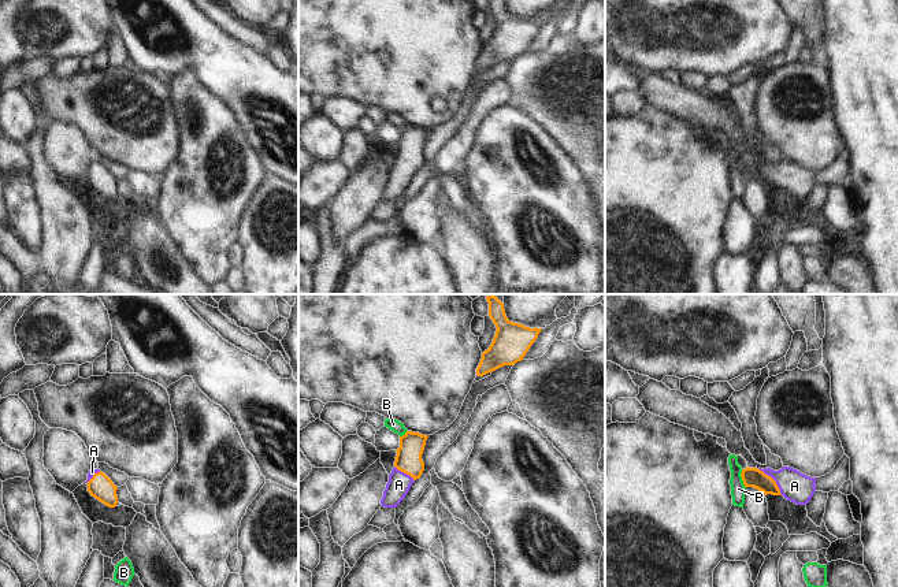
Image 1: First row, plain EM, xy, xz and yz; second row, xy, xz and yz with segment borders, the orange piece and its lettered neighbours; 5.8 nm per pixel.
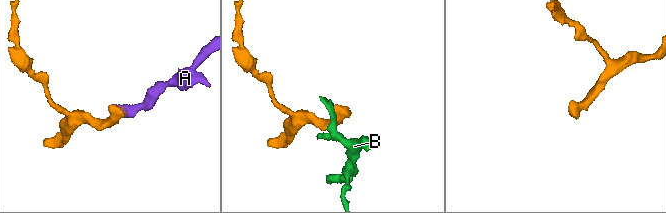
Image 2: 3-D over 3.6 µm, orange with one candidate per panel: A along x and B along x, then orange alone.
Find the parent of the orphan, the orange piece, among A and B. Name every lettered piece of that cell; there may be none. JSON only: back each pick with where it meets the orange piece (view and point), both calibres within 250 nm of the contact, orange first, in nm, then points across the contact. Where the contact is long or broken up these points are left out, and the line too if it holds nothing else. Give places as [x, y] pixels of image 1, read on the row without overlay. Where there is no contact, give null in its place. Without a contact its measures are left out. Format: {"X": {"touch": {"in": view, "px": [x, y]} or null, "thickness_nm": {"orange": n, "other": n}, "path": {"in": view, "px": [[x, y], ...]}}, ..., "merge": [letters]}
{"A": {"touch": {"in": "yz", "px": [774, 174]}, "thickness_nm": {"orange": 110, "other": 180}, "path": {"in": "yz", "px": [[754, 171], [774, 174], [789, 175], [794, 179]]}}, "merge": ["A"]}

